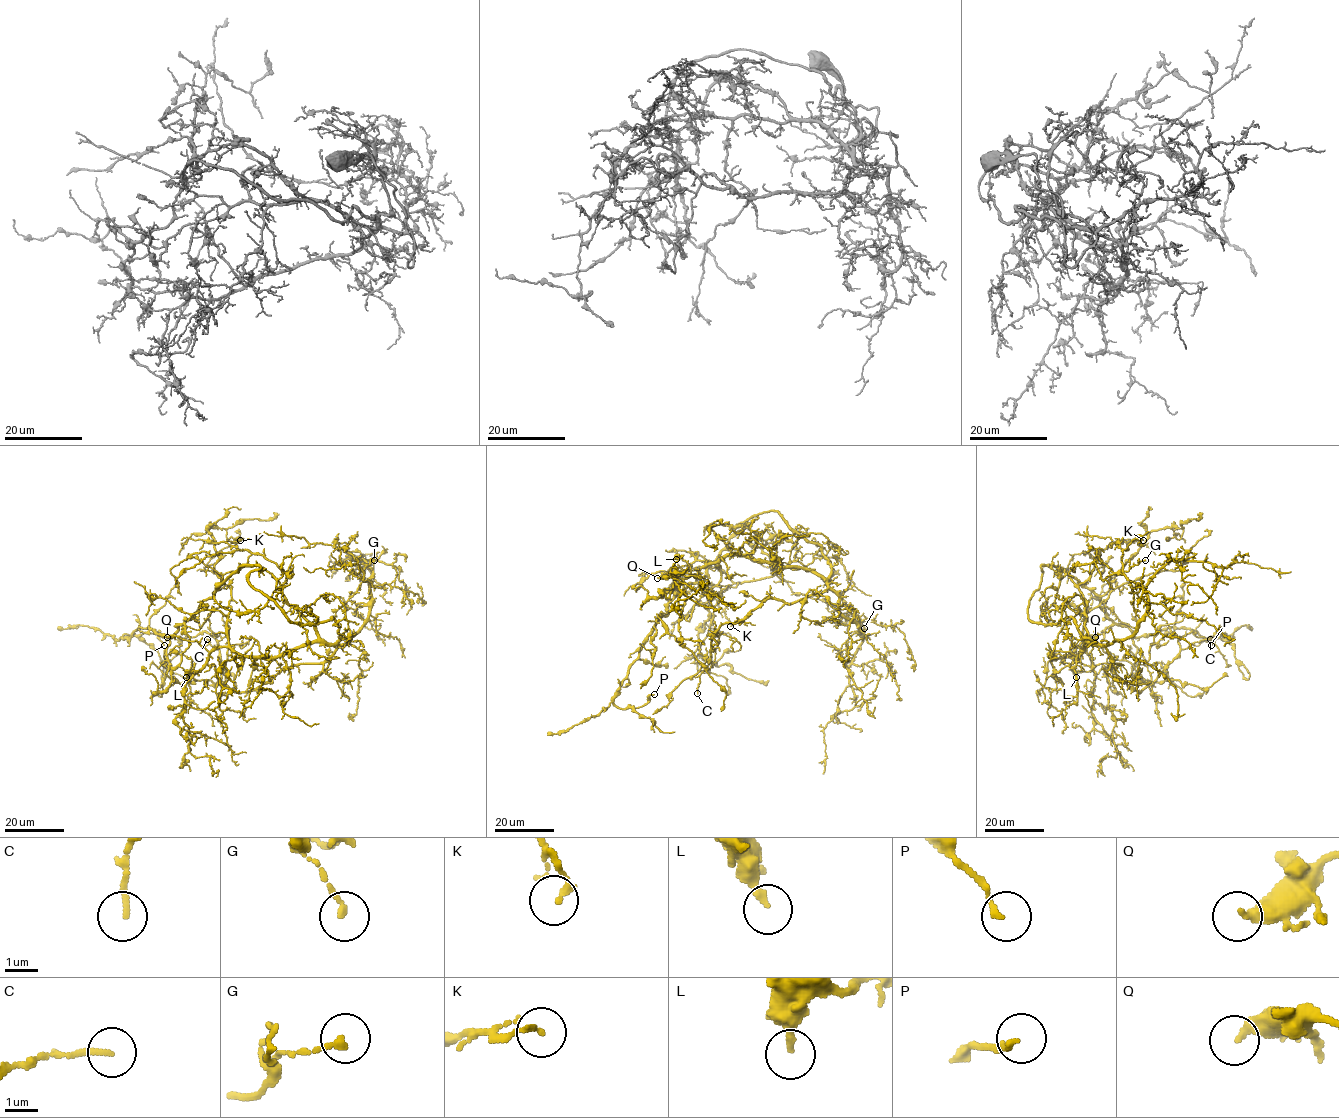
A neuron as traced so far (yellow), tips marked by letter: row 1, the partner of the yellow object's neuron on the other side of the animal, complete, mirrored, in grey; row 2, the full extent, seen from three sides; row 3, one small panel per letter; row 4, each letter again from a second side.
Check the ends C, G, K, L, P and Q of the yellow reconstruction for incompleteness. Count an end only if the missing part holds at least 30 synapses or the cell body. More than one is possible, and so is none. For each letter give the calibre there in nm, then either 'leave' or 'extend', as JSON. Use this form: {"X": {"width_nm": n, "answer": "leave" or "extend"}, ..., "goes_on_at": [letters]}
{"C": {"width_nm": 170, "answer": "leave"}, "G": {"width_nm": 180, "answer": "leave"}, "K": {"width_nm": 150, "answer": "leave"}, "L": {"width_nm": 240, "answer": "leave"}, "P": {"width_nm": 160, "answer": "leave"}, "Q": {"width_nm": 400, "answer": "leave"}, "goes_on_at": []}

